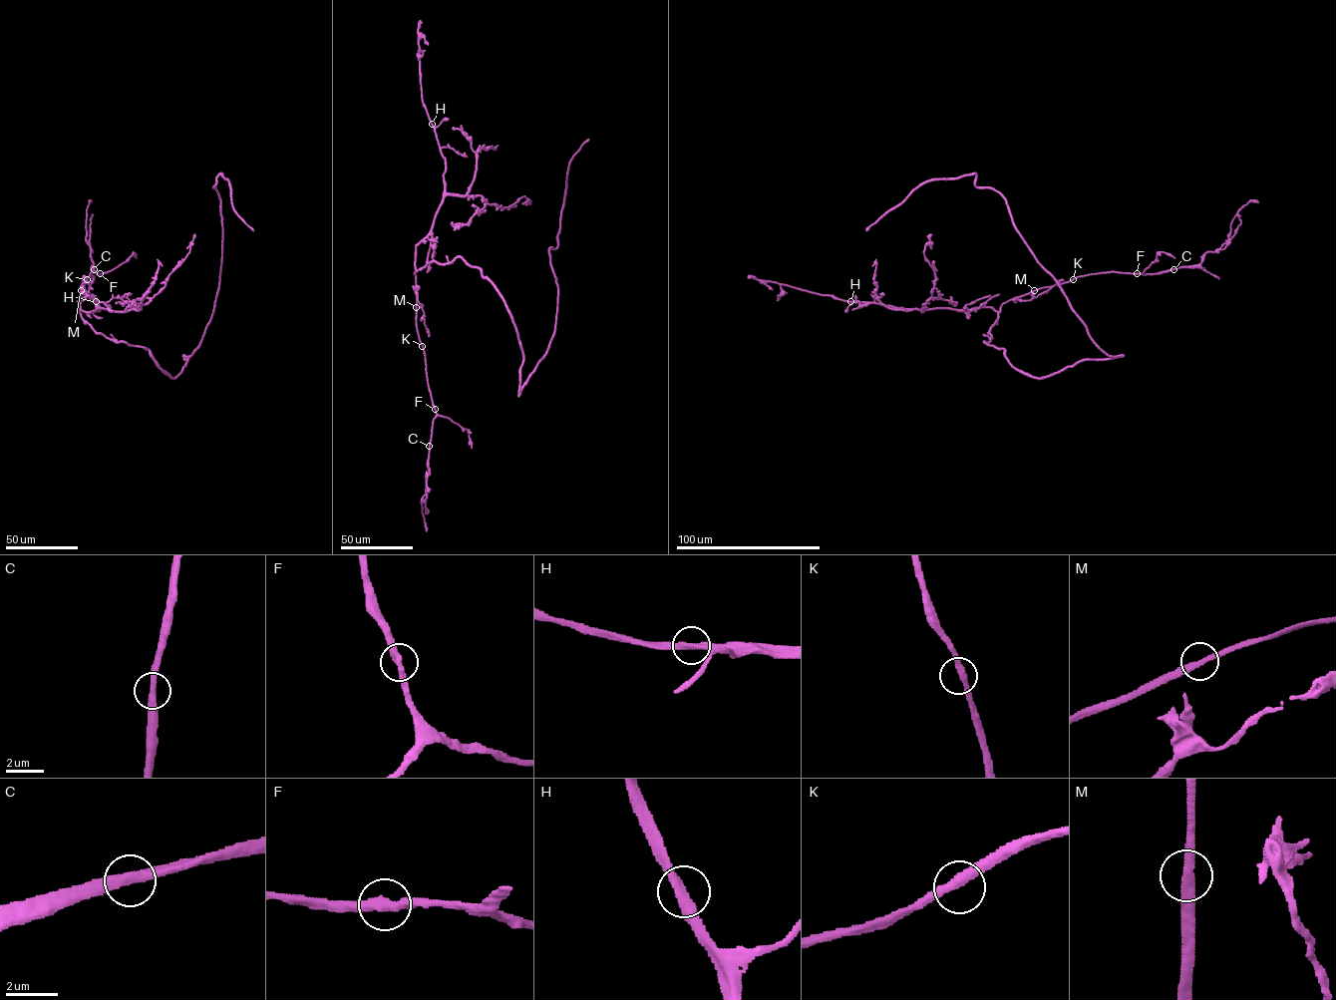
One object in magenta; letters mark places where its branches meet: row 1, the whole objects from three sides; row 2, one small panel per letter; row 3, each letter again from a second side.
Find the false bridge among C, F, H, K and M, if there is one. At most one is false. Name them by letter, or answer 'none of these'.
none of these

